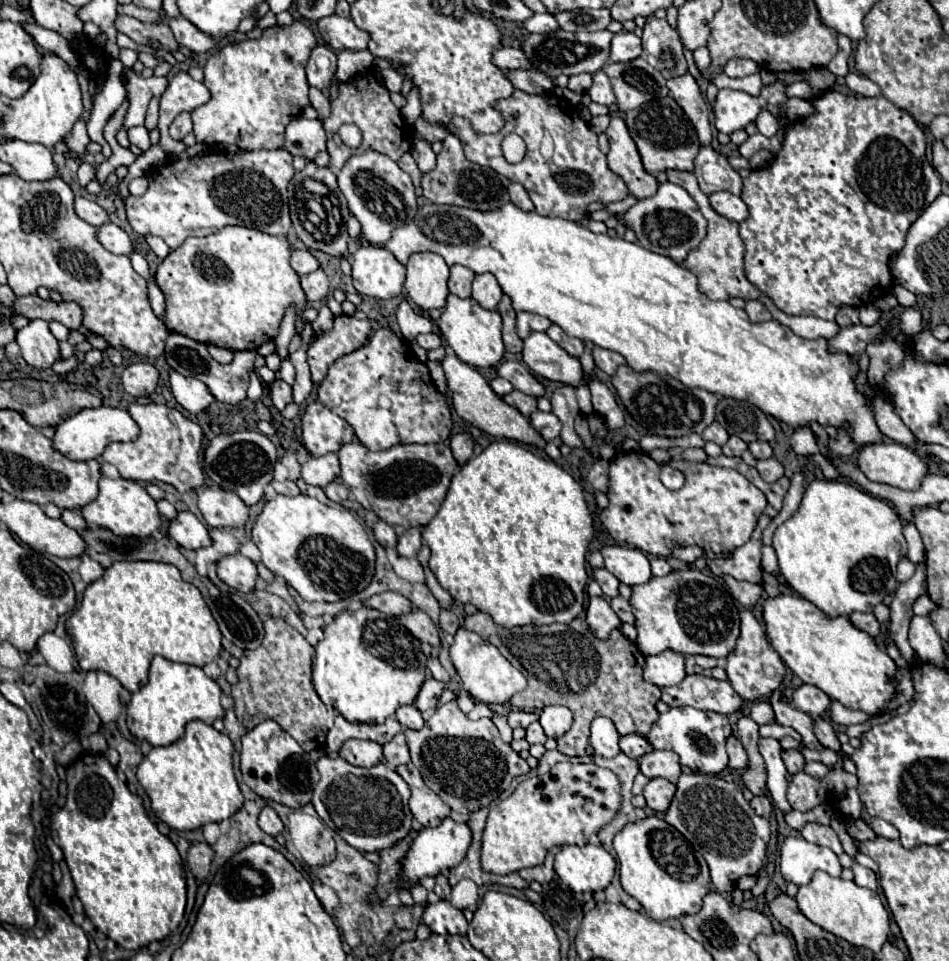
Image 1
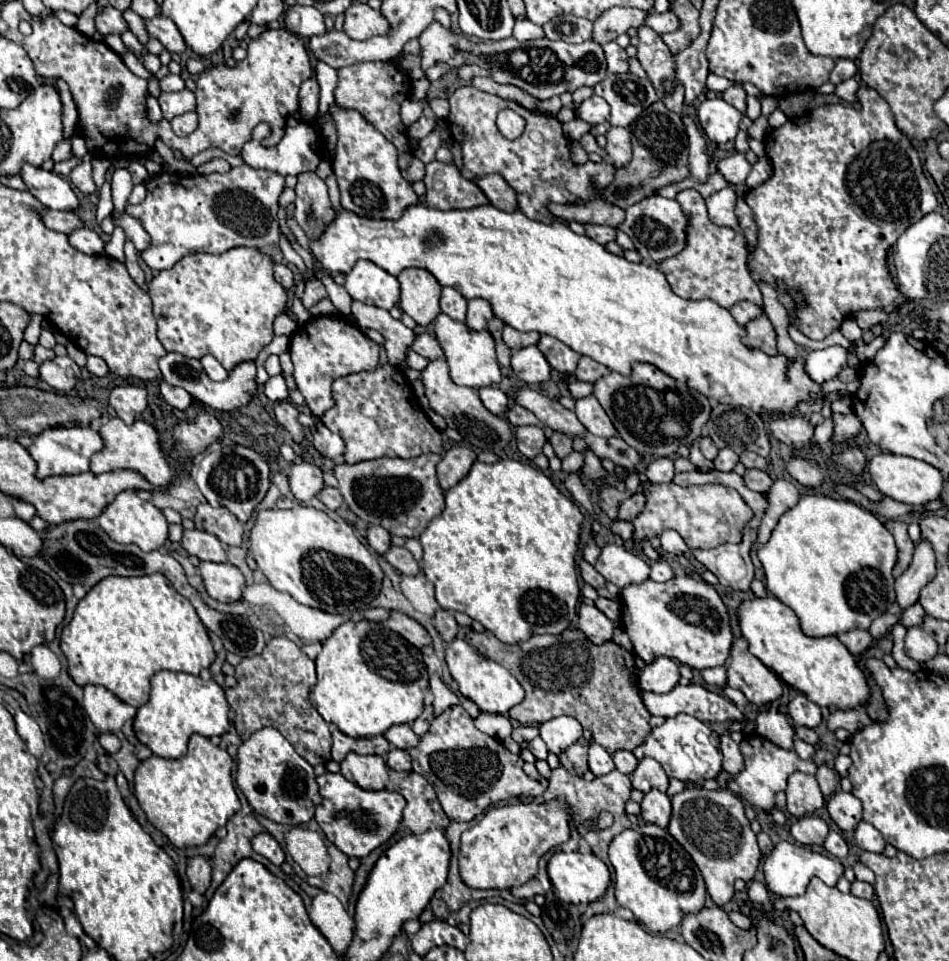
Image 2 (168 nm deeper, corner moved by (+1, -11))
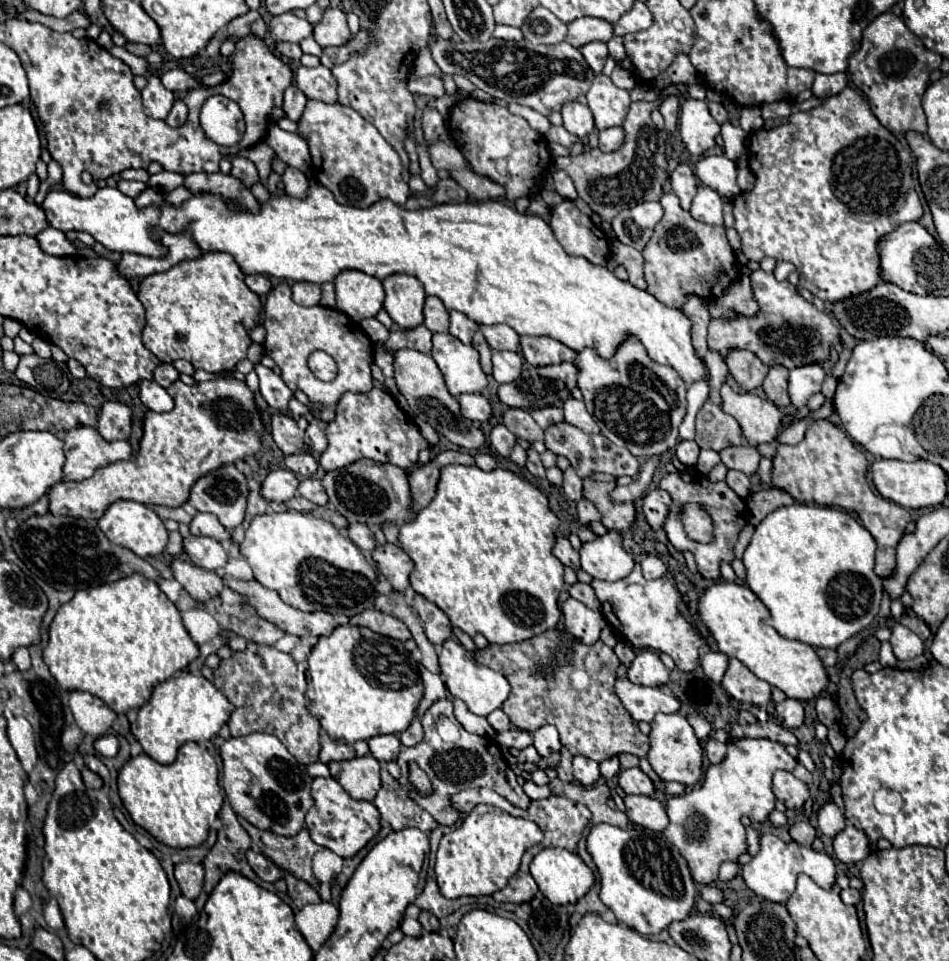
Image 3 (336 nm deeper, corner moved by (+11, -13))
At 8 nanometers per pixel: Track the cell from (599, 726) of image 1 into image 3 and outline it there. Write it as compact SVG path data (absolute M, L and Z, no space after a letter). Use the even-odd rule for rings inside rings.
M573 757L573 777L577 783L581 783L583 787L591 787L597 783L599 775L599 765L587 757Z

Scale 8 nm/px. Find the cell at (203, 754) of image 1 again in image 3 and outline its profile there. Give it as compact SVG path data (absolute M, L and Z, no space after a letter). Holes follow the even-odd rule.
M187 741L181 745L179 755L171 765L161 765L145 753L129 759L119 771L117 785L123 807L139 827L169 847L185 849L201 845L207 839L209 823L213 823L224 803L217 779L219 769L211 753L205 747Z

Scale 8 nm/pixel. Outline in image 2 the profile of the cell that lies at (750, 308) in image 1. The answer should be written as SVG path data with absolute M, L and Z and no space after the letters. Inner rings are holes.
M761 313L753 321L749 321L745 325L745 329L747 329L745 343L749 343L749 347L761 347L763 351L769 351L769 355L777 353L777 347L775 347L775 329L773 329L773 325L767 319L765 313Z

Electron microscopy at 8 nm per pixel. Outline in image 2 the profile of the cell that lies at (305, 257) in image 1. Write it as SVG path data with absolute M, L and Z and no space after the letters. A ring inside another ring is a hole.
M275 265L275 279L285 287L285 289L291 289L295 279L293 279L293 273L287 265Z

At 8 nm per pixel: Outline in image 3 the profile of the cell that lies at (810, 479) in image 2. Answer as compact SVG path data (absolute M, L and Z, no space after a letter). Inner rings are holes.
M815 419L805 439L797 445L779 445L773 459L773 485L787 491L799 503L817 503L825 507L841 507L849 513L857 513L861 525L877 541L875 551L875 573L887 579L895 571L895 551L899 539L905 535L905 527L911 515L905 507L877 495L867 481L867 459L847 437L847 433L835 427L829 419Z

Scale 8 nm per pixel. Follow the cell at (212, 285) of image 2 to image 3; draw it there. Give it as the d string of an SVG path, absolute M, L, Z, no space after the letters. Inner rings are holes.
M205 253L197 259L177 263L165 273L149 275L141 281L137 297L147 311L147 325L143 329L143 343L147 349L163 363L185 359L195 369L205 369L209 373L233 369L241 359L245 359L247 347L253 343L249 333L255 329L261 313L259 295L247 289L245 275L239 273L239 265L235 265L235 259L229 253Z

